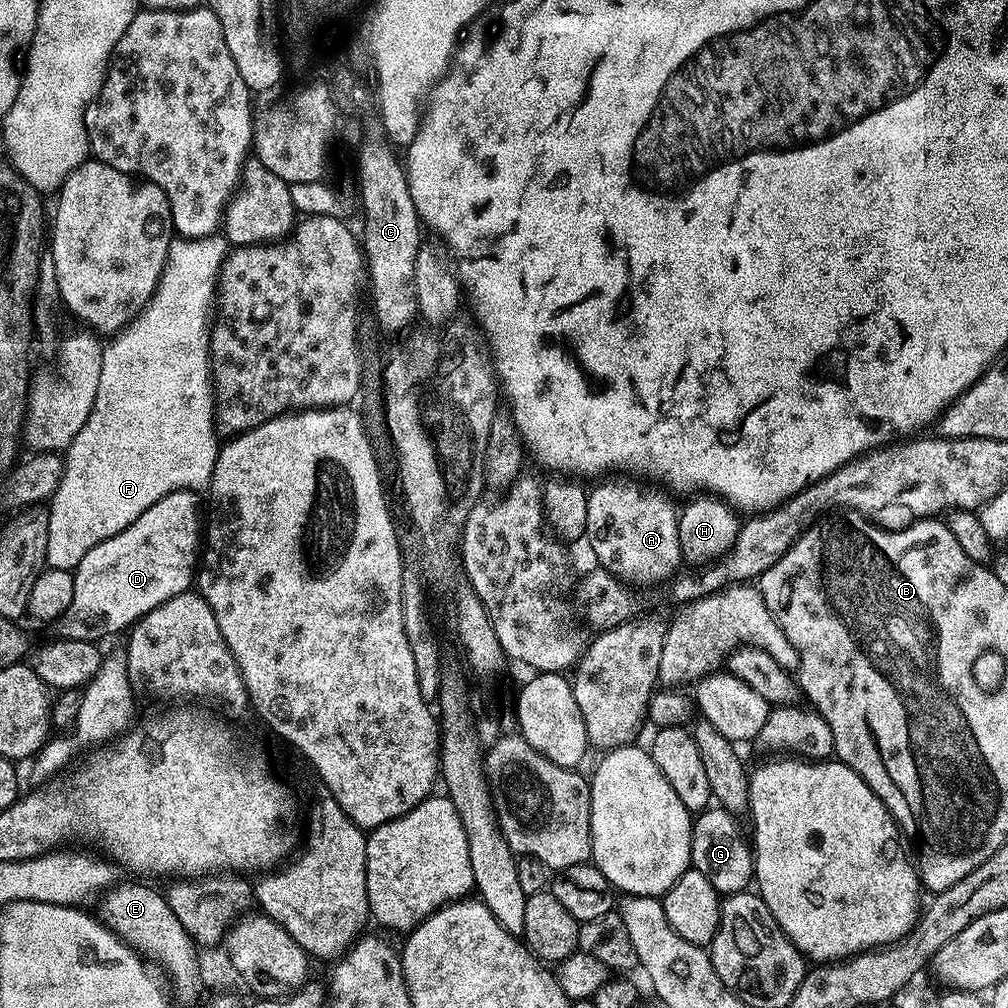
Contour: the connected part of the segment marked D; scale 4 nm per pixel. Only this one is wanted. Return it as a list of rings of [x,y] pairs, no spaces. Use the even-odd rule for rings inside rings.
[[[191,489],[171,492],[144,511],[126,530],[88,550],[73,571],[74,598],[55,623],[55,633],[61,639],[98,642],[104,636],[129,629],[150,610],[189,591],[196,576],[202,546],[199,496]]]

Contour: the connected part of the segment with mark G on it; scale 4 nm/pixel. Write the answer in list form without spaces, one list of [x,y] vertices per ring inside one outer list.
[[[709,806],[699,813],[692,822],[692,862],[706,878],[710,878],[710,886],[721,894],[743,892],[754,880],[753,849],[740,838],[736,830],[737,819],[724,808]]]

